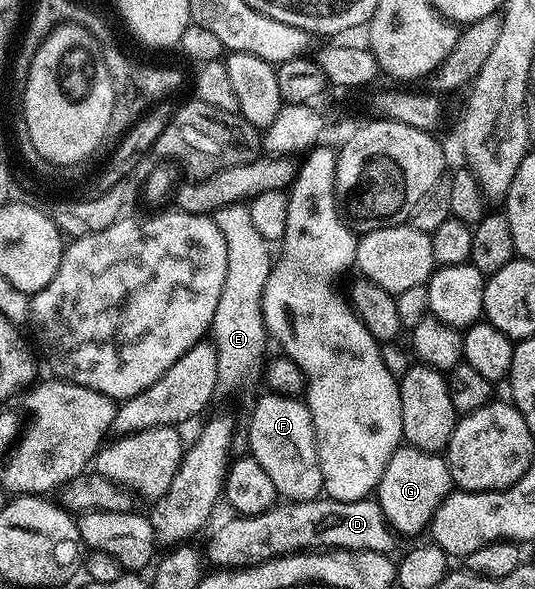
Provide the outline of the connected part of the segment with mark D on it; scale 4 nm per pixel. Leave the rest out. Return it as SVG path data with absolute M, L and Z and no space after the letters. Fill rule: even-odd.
M328 498L278 502L271 510L254 516L234 515L209 536L209 560L217 570L250 568L271 558L289 556L292 552L311 552L342 548L358 552L375 550L392 553L395 533L385 520L376 499L339 502Z

